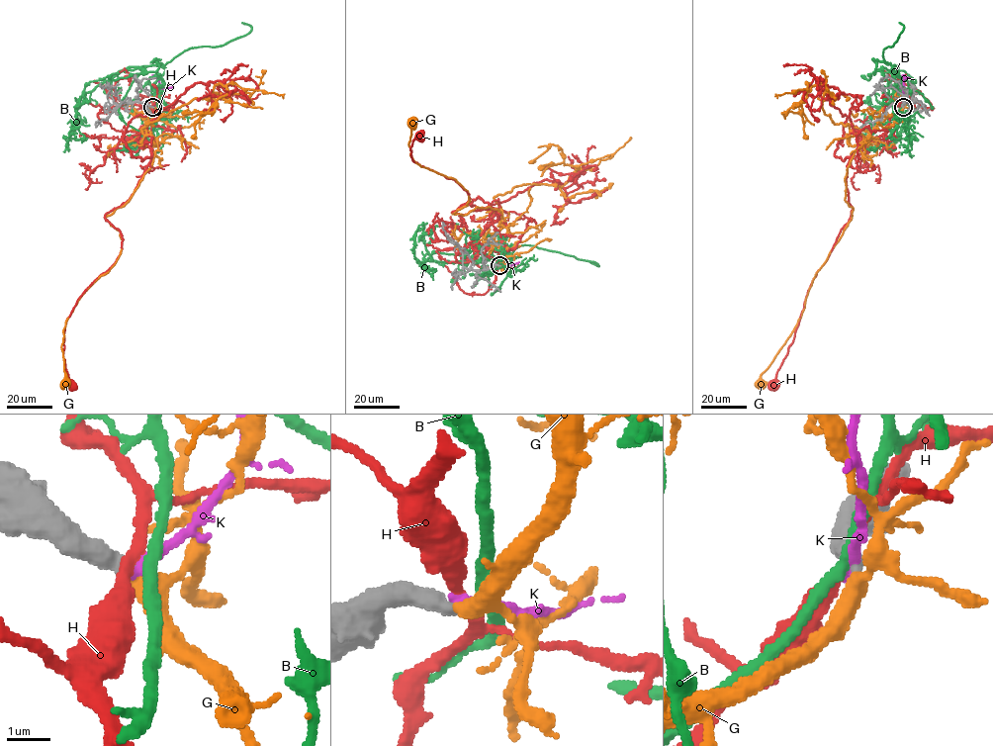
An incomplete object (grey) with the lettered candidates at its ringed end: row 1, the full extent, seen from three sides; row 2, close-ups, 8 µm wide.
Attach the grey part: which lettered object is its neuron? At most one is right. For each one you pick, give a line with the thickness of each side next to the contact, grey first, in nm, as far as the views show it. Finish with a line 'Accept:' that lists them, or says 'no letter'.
G: Thickness 400 nm (grey) against 380 nm
Accept: G

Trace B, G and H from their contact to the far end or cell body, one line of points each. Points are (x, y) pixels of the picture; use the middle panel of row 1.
B: (499, 264), (500, 268), (512, 256), (421, 263), (414, 255), (414, 237), (426, 223)
G: (498, 265), (504, 252), (494, 236), (504, 220), (490, 207), (453, 214), (469, 193), (412, 159), (412, 123)
H: (498, 265), (497, 252), (478, 239), (497, 212), (452, 213), (469, 195), (413, 161), (410, 147), (418, 137)

